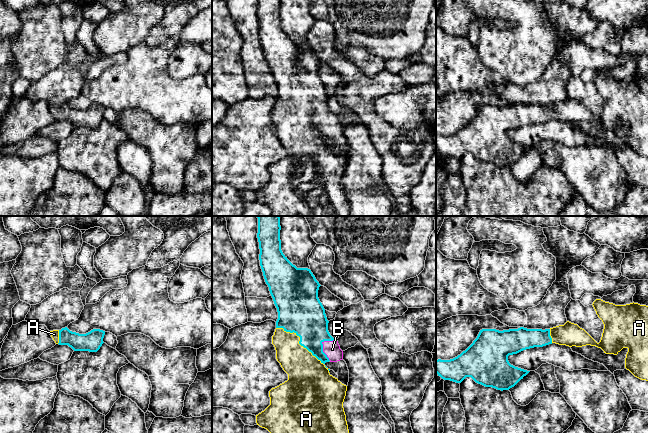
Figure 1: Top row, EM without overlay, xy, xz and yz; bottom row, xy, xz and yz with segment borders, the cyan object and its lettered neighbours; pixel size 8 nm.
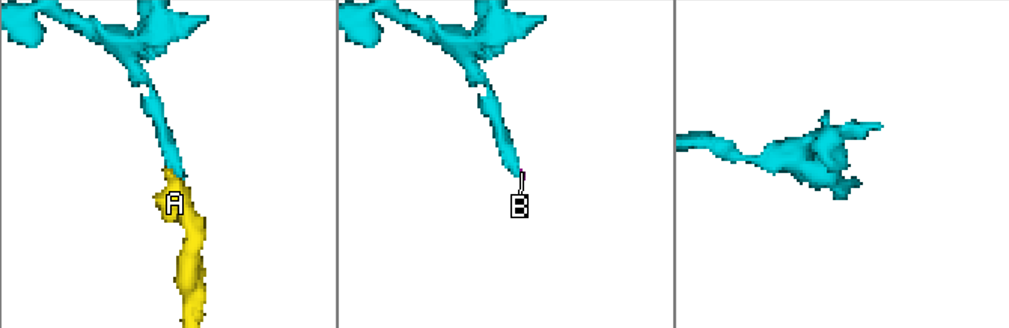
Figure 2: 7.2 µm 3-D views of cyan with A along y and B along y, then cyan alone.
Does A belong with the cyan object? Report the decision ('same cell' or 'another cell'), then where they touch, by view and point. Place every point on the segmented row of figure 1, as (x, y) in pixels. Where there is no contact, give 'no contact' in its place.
same cell; contact xz (299, 341)

